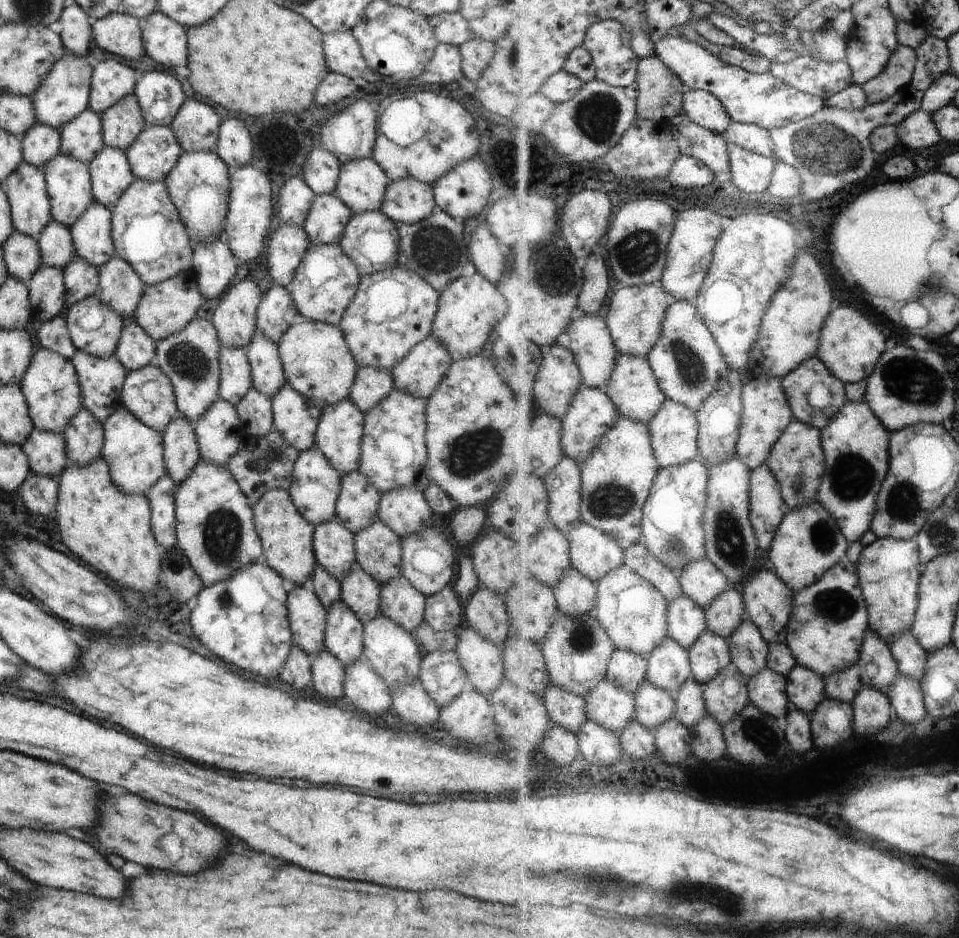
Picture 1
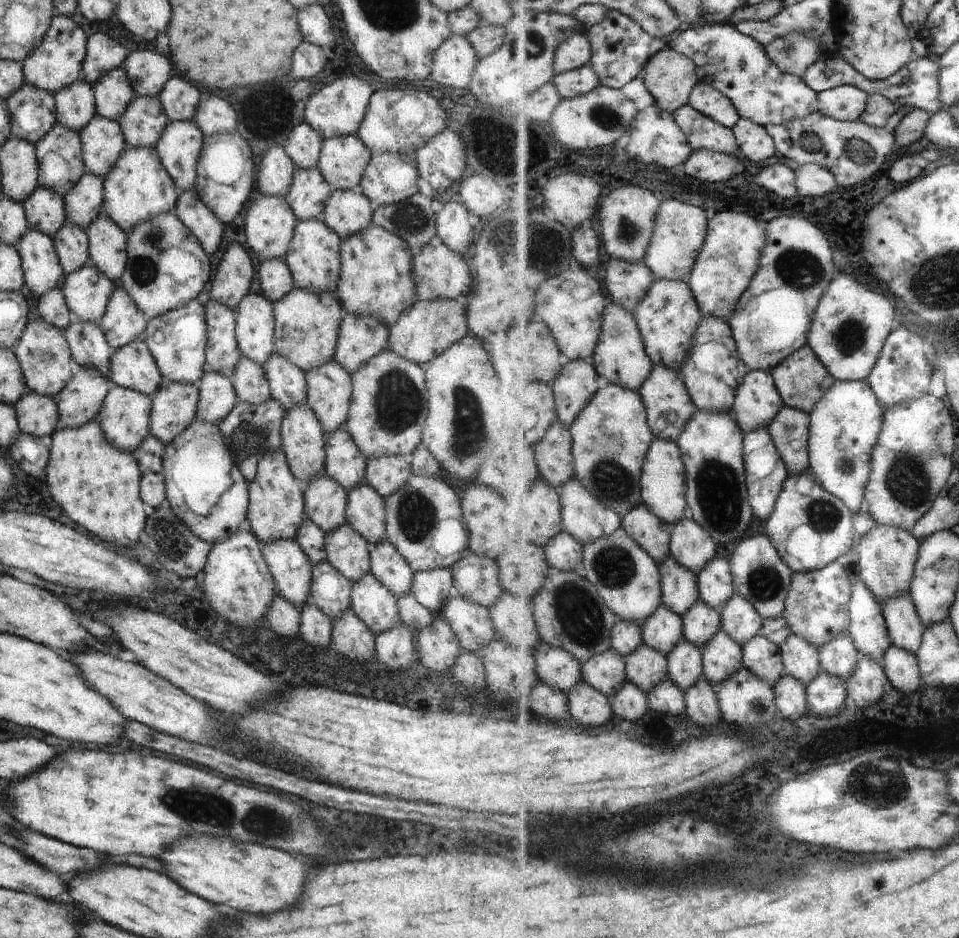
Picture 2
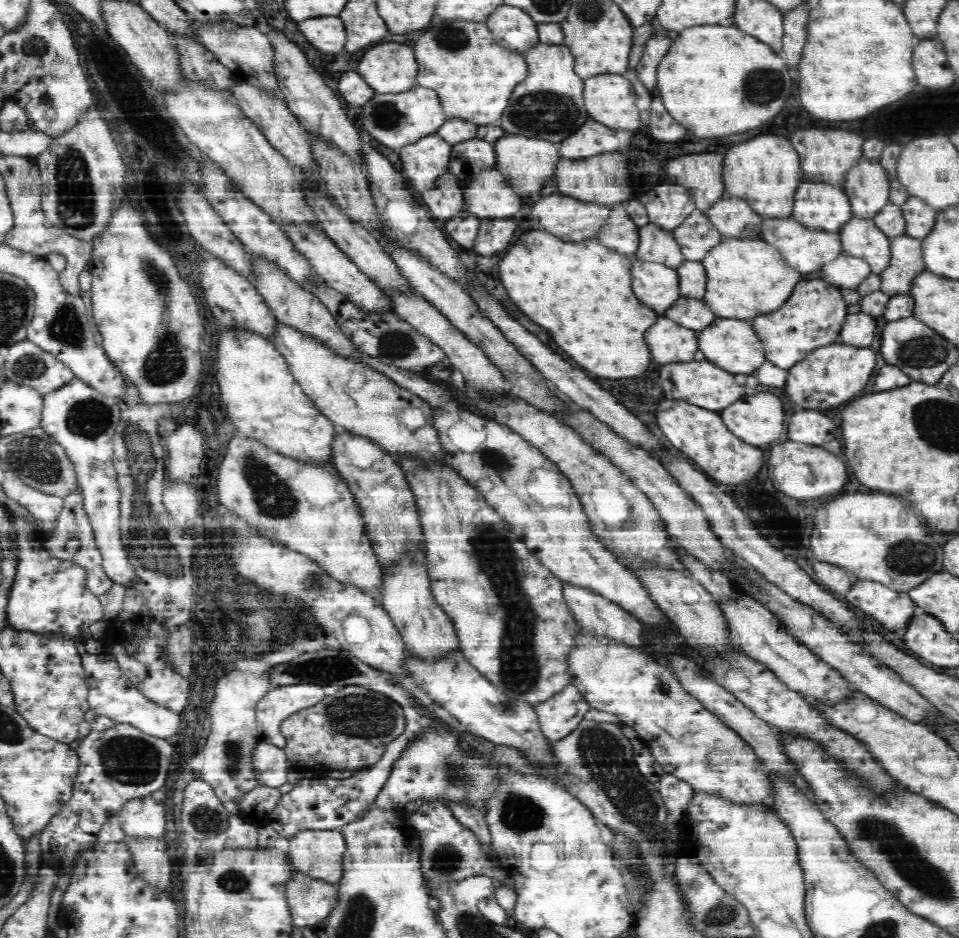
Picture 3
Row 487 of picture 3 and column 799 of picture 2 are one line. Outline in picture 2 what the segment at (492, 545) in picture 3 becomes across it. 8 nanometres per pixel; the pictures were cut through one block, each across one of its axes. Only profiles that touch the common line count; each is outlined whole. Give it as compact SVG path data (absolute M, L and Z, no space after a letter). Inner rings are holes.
M785 406L770 428L772 438L786 462L790 476L812 474L811 414Z

